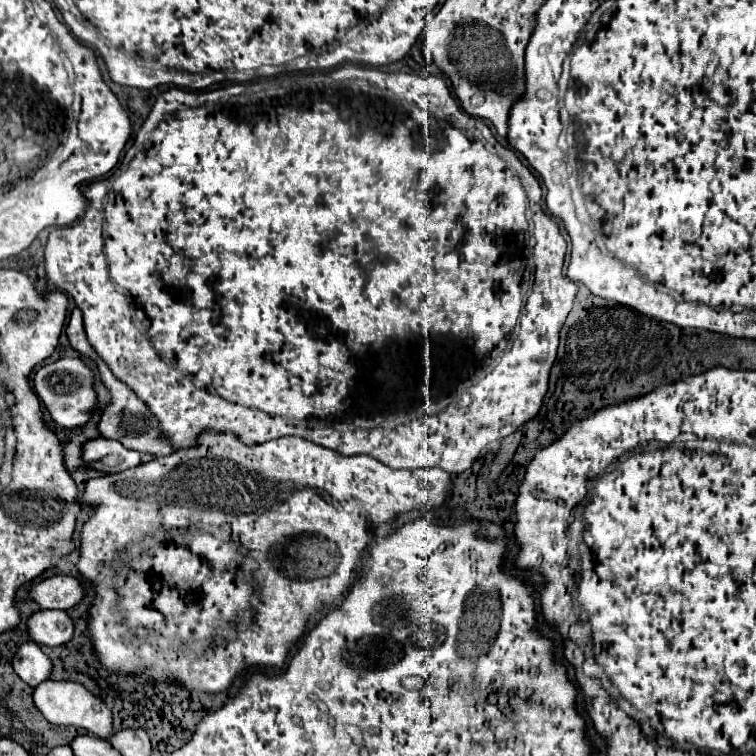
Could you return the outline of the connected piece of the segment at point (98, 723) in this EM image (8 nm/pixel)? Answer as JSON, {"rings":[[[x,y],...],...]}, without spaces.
{"rings":[[[45,680],[33,690],[33,702],[51,724],[77,726],[99,738],[107,738],[113,732],[111,730],[111,710],[81,684],[63,682],[63,680]]]}

